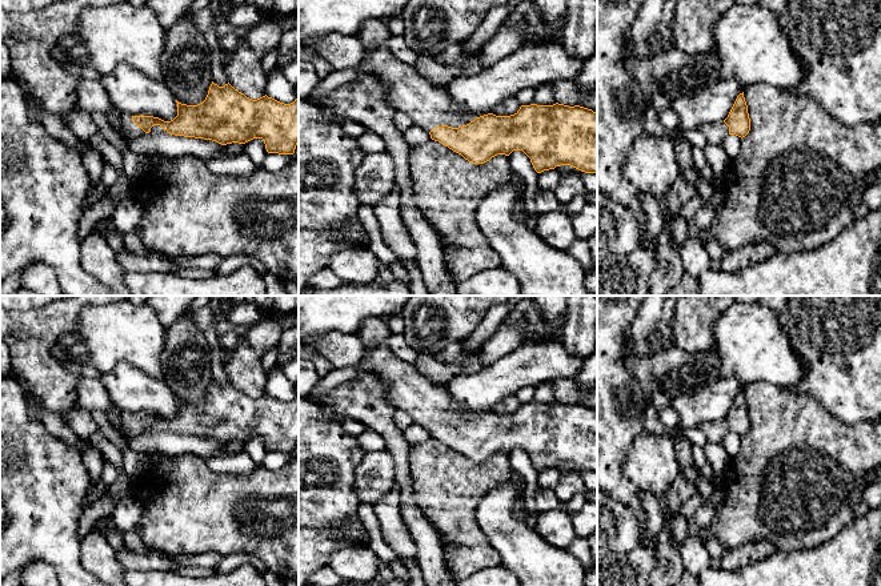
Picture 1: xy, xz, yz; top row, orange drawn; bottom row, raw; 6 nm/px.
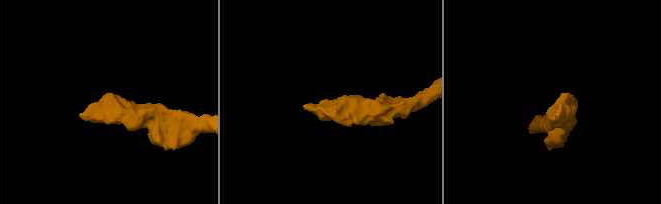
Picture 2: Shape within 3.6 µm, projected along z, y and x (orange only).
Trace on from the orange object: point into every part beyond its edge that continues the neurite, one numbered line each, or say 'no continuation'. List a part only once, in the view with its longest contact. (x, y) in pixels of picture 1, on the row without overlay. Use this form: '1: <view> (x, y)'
1: xy (129, 428)

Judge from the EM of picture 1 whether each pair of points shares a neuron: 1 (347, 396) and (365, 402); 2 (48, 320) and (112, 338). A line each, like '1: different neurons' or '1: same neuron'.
1: same neuron
2: different neurons

